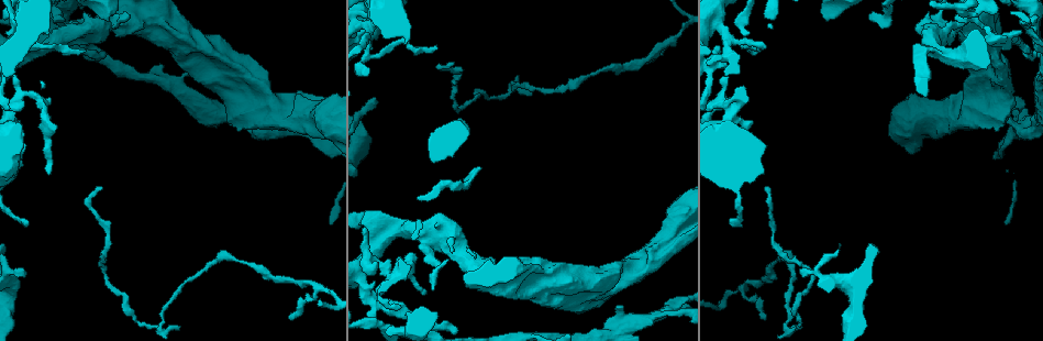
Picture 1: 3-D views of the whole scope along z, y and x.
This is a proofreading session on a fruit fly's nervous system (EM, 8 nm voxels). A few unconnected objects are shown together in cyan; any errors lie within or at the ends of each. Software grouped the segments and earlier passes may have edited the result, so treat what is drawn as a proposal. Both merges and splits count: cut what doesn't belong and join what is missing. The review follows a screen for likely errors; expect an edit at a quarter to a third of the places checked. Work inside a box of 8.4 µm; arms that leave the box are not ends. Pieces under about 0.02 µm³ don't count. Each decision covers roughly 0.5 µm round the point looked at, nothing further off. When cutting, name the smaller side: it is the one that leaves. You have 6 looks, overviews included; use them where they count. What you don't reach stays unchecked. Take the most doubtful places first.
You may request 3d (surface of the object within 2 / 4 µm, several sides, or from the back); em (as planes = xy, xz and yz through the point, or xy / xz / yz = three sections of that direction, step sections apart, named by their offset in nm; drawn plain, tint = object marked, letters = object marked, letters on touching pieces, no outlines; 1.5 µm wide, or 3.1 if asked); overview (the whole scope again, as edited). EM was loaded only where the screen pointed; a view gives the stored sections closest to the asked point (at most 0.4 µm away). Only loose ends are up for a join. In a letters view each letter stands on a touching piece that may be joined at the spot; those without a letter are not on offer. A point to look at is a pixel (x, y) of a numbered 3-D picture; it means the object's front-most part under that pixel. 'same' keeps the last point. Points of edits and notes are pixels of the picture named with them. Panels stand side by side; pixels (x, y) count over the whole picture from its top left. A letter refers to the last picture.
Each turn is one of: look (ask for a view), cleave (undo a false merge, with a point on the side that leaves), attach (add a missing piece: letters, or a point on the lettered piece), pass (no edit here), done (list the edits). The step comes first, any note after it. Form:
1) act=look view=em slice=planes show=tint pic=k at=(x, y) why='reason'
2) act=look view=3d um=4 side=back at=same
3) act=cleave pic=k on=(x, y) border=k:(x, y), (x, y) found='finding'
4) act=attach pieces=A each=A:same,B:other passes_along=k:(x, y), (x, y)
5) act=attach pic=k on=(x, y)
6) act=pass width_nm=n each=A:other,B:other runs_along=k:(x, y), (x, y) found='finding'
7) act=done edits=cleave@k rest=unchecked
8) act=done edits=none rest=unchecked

act=look view=em slice=xz step=8 show=tint pic=1 at=(374, 99) why='an open end'

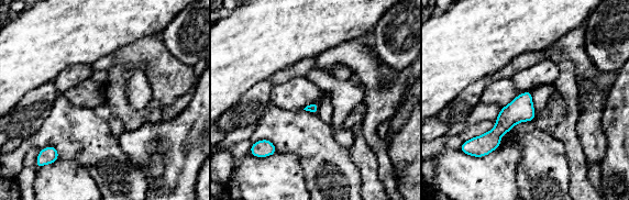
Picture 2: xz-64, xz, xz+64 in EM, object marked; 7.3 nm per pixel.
act=look view=em slice=planes show=letters at=same

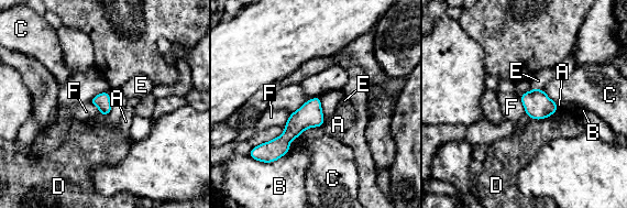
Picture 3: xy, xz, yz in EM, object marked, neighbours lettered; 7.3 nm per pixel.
act=pass each=A:other,B:other,C:other,D:other,E:other,F:other border=3:(519, 96), (526, 112) found='none of them fits'

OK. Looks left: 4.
act=look view=em slice=xz step=8 show=tint pic=1 at=(369, 301) why='sharp bend'

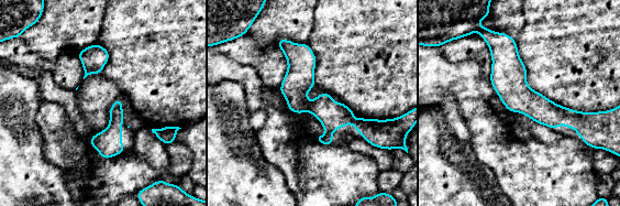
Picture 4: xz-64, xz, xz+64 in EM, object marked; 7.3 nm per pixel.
act=look view=em slice=planes show=tint at=same

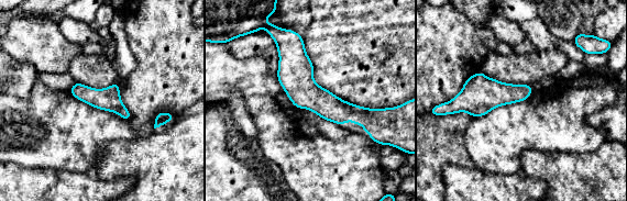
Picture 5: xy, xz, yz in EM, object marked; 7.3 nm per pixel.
act=look view=em slice=planes show=letters at=same why='see the neighbours'

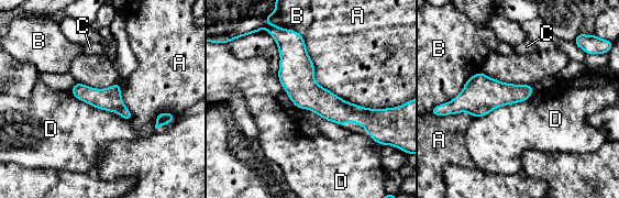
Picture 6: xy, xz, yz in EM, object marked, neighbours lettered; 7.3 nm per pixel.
act=pass each=A:other,B:other,C:other,D:other found='one neuron here'

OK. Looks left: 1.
act=done edits=none rest=unchecked

